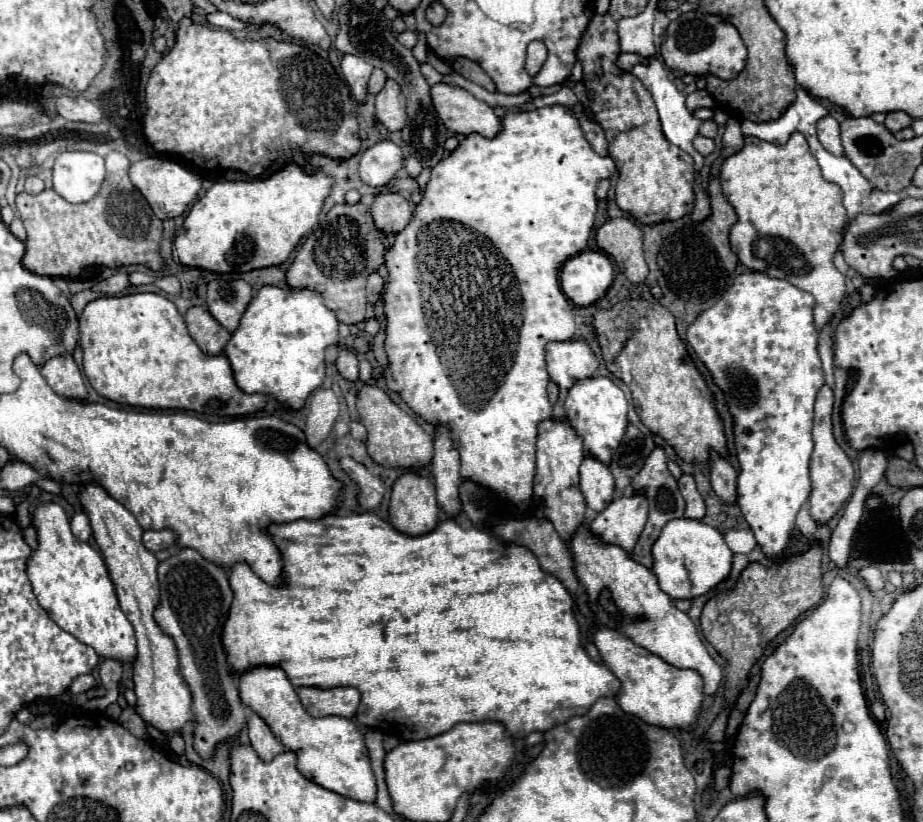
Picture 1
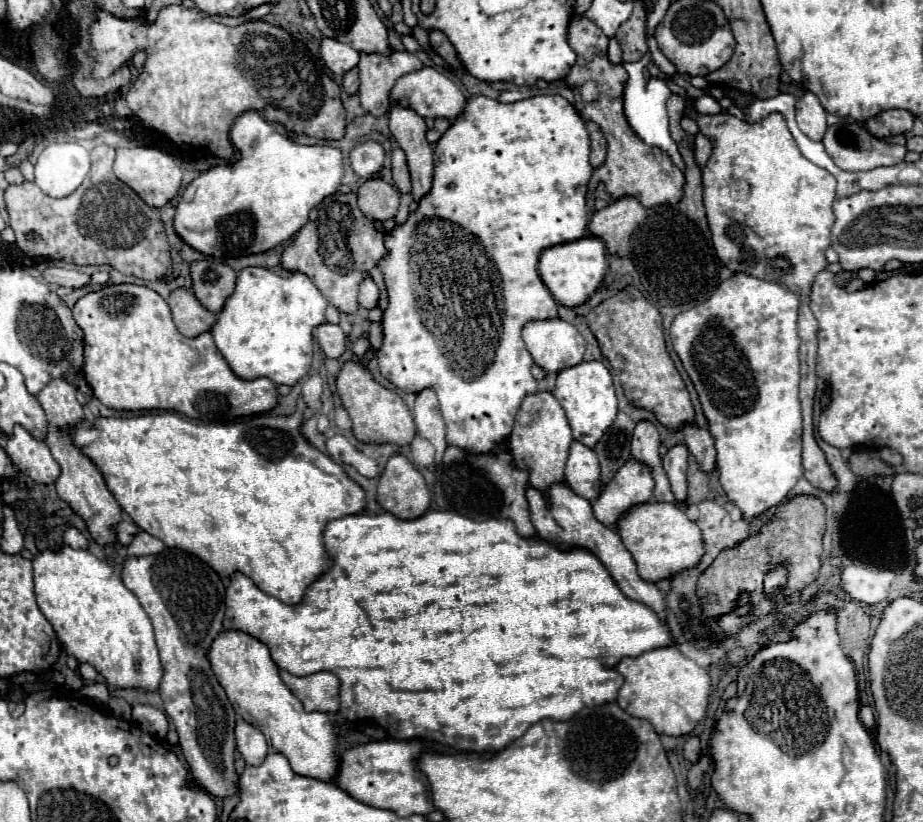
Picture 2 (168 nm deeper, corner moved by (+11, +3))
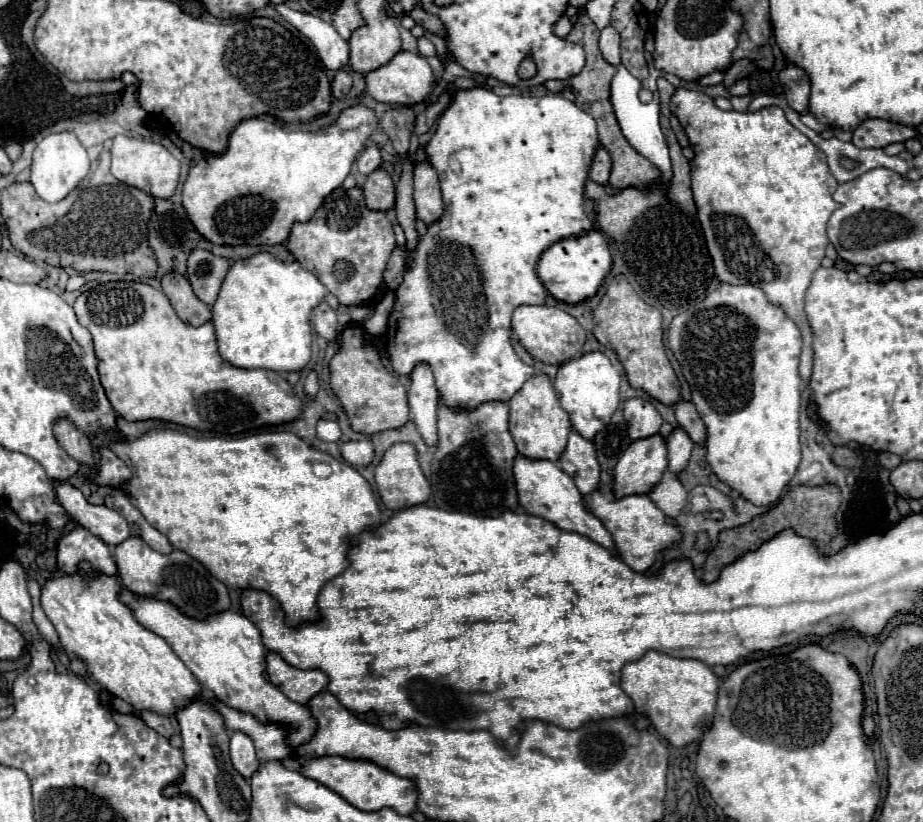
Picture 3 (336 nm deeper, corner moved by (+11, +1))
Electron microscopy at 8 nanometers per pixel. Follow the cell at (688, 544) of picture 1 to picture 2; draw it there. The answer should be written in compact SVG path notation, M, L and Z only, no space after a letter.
M645 502L631 506L617 520L617 532L625 548L631 552L639 576L647 582L657 582L661 578L673 576L683 568L695 566L705 552L697 524L689 520L681 508L667 502Z

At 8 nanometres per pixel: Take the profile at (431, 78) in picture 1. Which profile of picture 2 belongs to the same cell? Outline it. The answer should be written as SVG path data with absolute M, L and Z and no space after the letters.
M391 50L391 54L363 54L359 58L359 98L365 112L371 112L373 116L381 116L389 110L391 98L389 90L395 86L397 78L417 70L421 60L411 52L399 52Z

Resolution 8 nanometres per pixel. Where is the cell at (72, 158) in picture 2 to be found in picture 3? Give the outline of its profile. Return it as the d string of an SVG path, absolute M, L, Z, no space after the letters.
M61 132L43 138L33 152L31 184L35 186L37 194L47 202L63 200L87 176L87 172L89 172L89 156L75 138L75 134L71 132Z

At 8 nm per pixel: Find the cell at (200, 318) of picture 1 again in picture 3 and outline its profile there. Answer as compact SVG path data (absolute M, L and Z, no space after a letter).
M173 272L173 274L167 274L161 278L161 286L163 286L163 292L167 294L167 298L171 300L171 306L175 308L177 316L185 324L201 326L211 320L211 308L193 294L193 288L187 282L187 278Z

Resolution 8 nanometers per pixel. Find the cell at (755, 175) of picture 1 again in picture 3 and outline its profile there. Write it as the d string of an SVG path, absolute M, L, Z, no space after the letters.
M677 88L671 98L671 112L679 118L689 136L691 148L695 150L695 158L691 160L691 190L717 278L727 284L759 286L773 304L787 312L803 336L799 376L805 384L809 384L813 374L813 334L803 310L803 298L829 244L825 226L835 208L839 208L839 204L831 198L839 184L835 176L831 176L823 152L819 152L807 136L793 128L783 110L777 106L769 106L759 112L723 112L707 94Z

